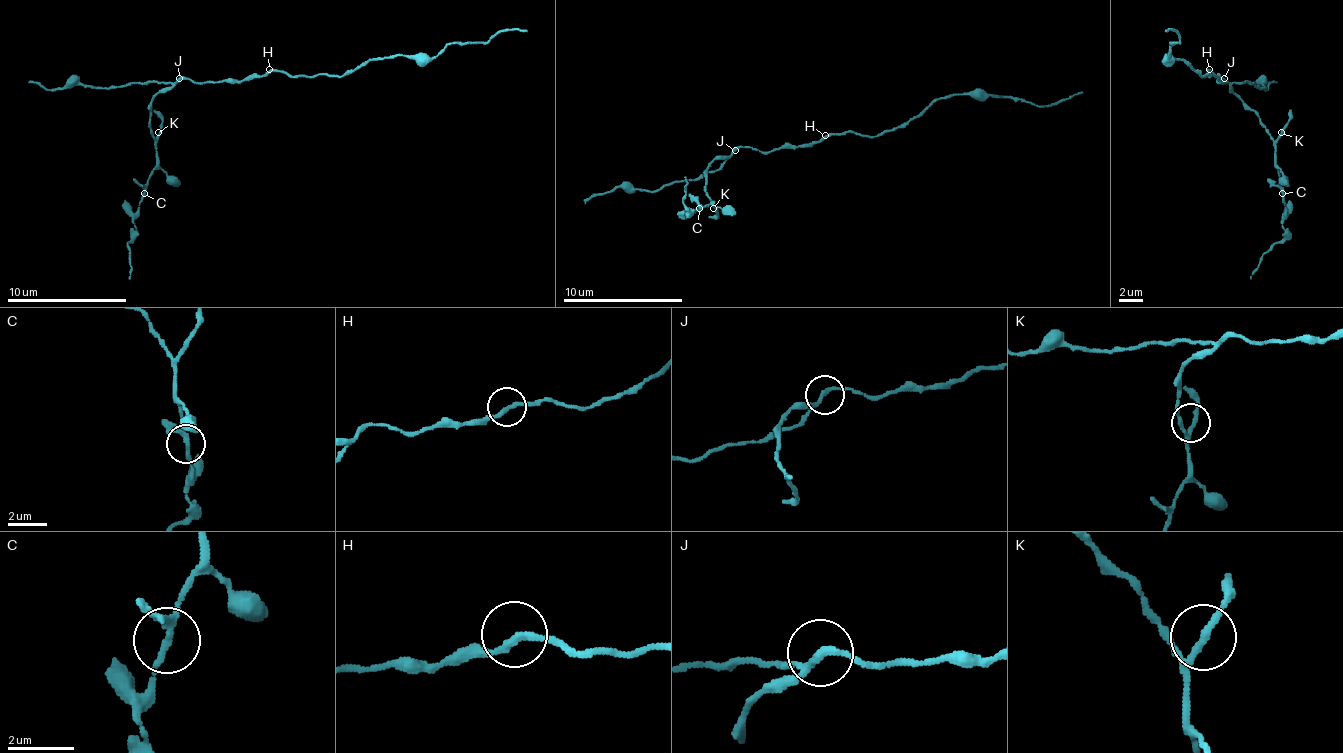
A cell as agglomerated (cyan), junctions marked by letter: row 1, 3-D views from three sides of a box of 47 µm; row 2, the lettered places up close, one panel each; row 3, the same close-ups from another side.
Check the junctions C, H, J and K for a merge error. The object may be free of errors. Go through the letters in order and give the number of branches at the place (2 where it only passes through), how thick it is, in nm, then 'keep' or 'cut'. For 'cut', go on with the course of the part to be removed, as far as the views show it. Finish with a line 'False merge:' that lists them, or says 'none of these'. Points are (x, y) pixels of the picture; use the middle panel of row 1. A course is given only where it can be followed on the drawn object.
C: 3 branches meet; 170 nm thick; keep
H: 2 branches meet; 200 nm thick; keep
J: 3 branches meet; 180 nm thick; keep
K: 3 branches meet; 160 nm thick; keep
False merge: none of these

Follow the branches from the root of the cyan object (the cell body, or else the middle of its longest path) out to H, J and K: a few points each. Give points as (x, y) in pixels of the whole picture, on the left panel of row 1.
H: (245, 81), (263, 75), (269, 69)
J: (245, 81), (179, 78)
K: (245, 81), (182, 78), (173, 87), (164, 87), (152, 99), (149, 120), (149, 132), (155, 138), (158, 132)

